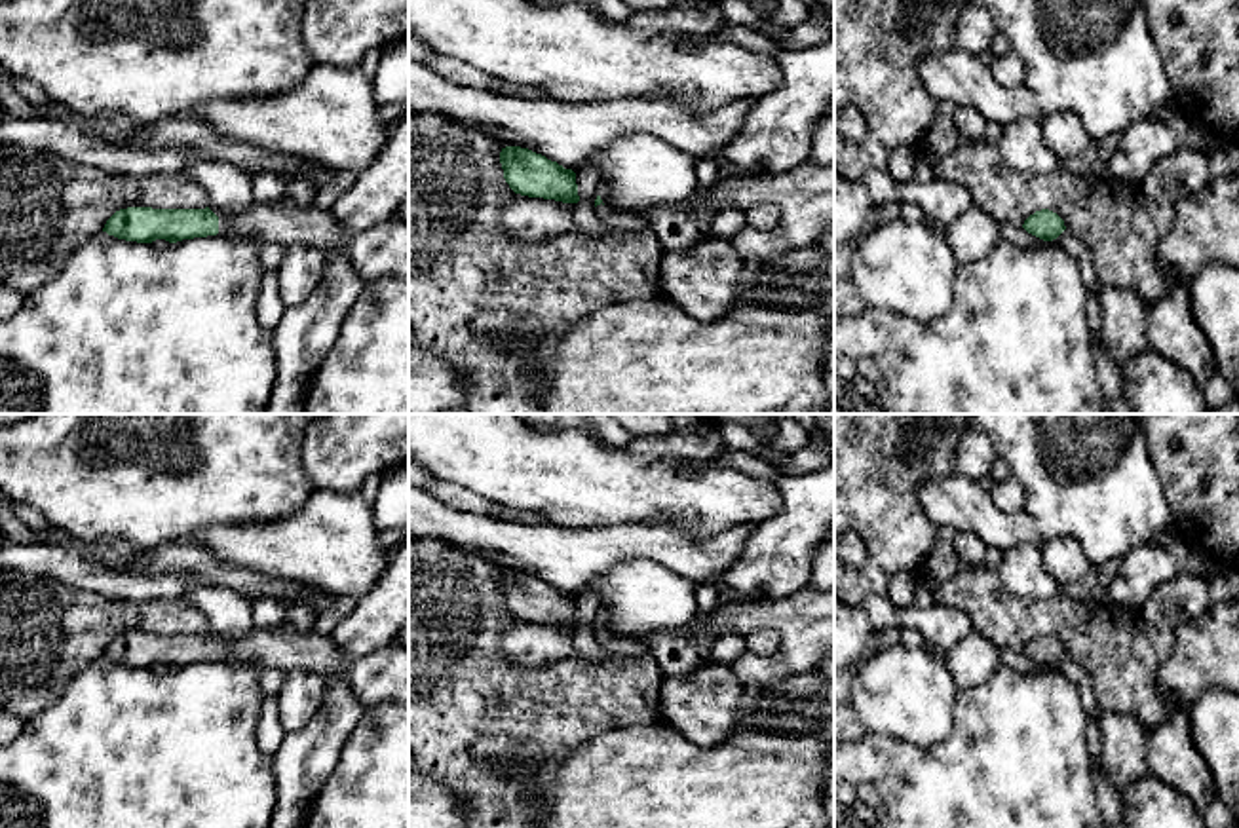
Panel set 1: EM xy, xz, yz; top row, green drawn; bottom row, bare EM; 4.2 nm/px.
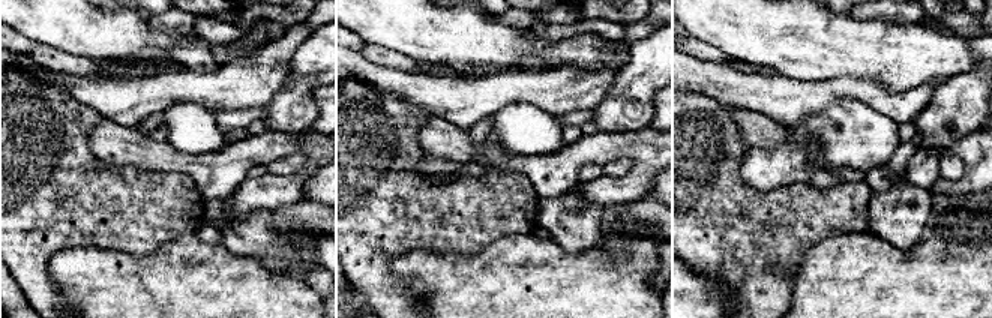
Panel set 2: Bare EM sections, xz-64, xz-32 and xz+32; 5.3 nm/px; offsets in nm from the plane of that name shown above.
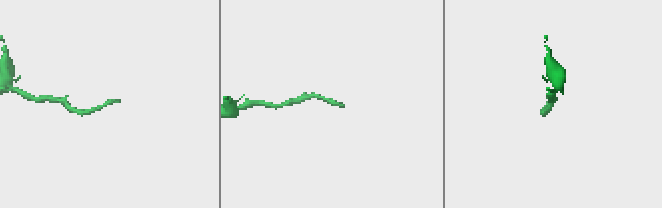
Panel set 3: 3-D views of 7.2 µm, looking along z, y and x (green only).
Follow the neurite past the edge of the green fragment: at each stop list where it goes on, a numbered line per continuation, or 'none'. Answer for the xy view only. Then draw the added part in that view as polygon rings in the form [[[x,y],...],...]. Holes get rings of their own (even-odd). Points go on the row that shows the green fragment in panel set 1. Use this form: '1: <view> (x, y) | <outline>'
1: xy (381, 251) | [[[287,196],[272,205],[255,203],[245,215],[228,220],[219,216],[219,234],[253,237],[260,243],[312,245],[323,251],[344,249],[350,264],[363,281],[399,277],[409,281],[409,222],[390,216],[363,232],[344,230],[329,209],[317,205],[296,207]]]

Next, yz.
none

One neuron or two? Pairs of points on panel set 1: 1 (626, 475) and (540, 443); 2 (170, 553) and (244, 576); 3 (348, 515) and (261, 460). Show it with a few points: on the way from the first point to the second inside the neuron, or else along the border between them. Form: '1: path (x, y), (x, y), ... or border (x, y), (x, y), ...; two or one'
1: path (605, 475), (572, 475), (561, 464); one
2: path (189, 557), (209, 570), (225, 574); one
3: border (314, 489), (299, 509), (278, 519); two

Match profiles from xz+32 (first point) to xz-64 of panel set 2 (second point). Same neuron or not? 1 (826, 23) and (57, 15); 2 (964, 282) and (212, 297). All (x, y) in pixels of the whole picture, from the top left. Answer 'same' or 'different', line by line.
1: same
2: same

